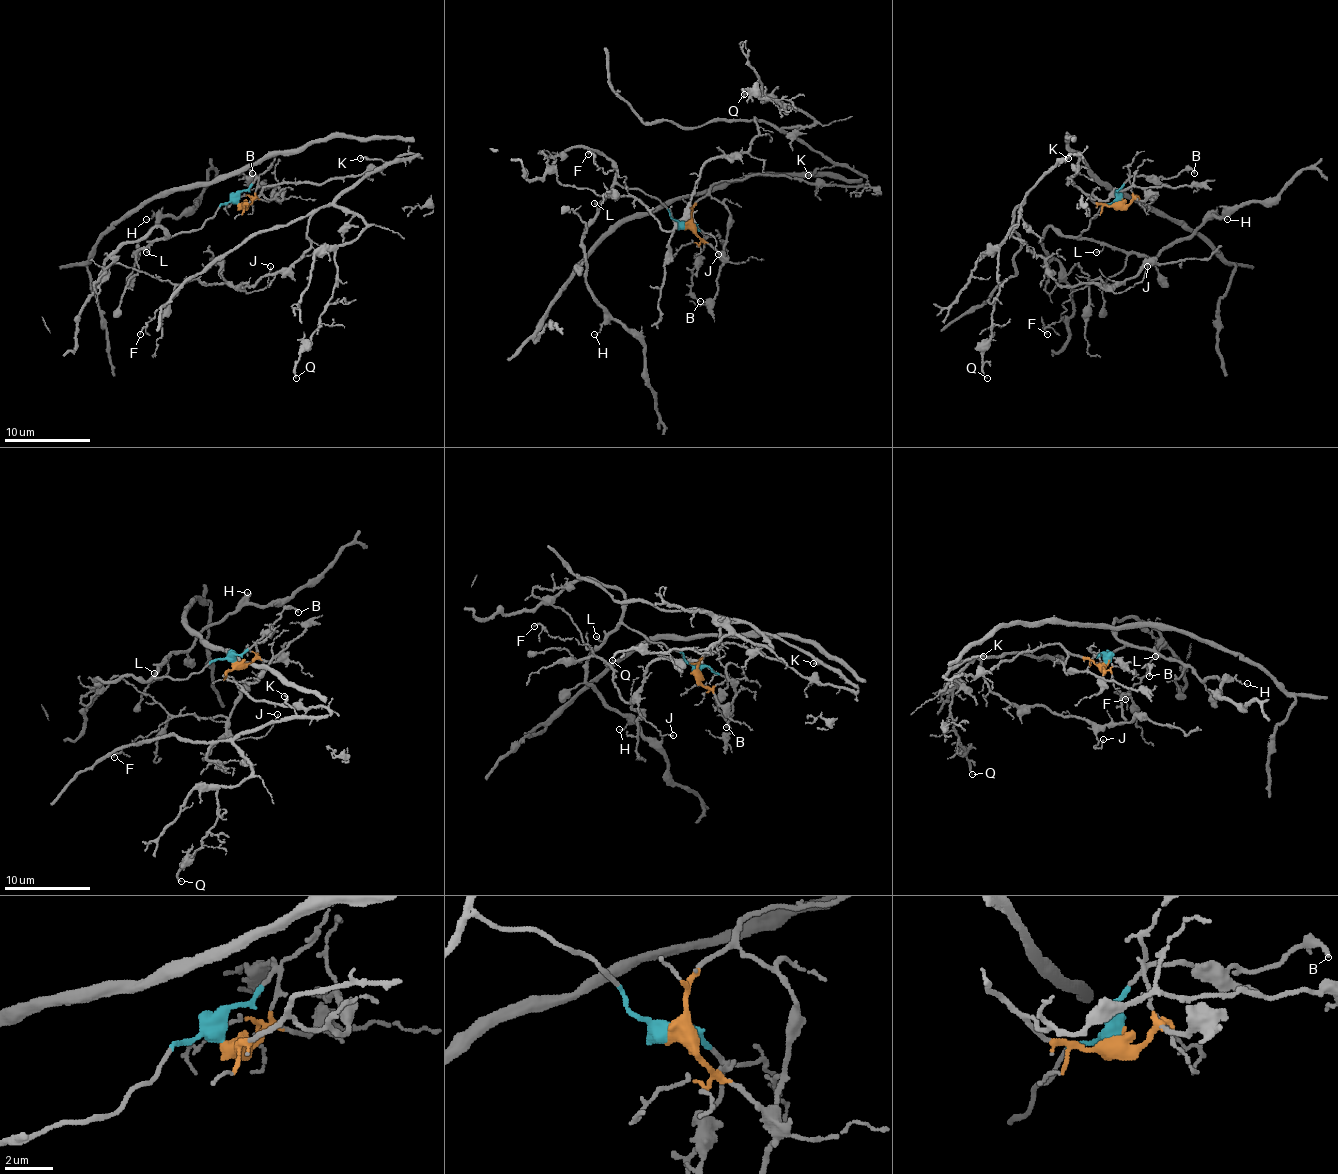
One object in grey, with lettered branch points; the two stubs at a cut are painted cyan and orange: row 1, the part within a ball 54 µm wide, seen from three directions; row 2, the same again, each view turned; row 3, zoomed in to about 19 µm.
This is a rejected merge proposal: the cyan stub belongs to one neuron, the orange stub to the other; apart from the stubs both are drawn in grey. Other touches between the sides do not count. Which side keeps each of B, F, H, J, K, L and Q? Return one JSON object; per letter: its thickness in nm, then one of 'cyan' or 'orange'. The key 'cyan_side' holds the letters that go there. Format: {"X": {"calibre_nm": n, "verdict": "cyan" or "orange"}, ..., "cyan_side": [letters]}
{"B": {"calibre_nm": 160, "verdict": "cyan"}, "F": {"calibre_nm": 130, "verdict": "orange"}, "H": {"calibre_nm": 90, "verdict": "cyan"}, "J": {"calibre_nm": 110, "verdict": "orange"}, "K": {"calibre_nm": 150, "verdict": "orange"}, "L": {"calibre_nm": 100, "verdict": "cyan"}, "Q": {"calibre_nm": 140, "verdict": "orange"}, "cyan_side": ["B", "H", "L"]}

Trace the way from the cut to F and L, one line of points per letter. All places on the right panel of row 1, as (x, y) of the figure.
F: (1120, 202), (1066, 185), (1073, 155), (1013, 217), (1060, 285), (1124, 283), (1075, 289), (1047, 334)
L: (1120, 202), (1111, 202), (1077, 236), (1092, 238), (1103, 247), (1096, 253)

